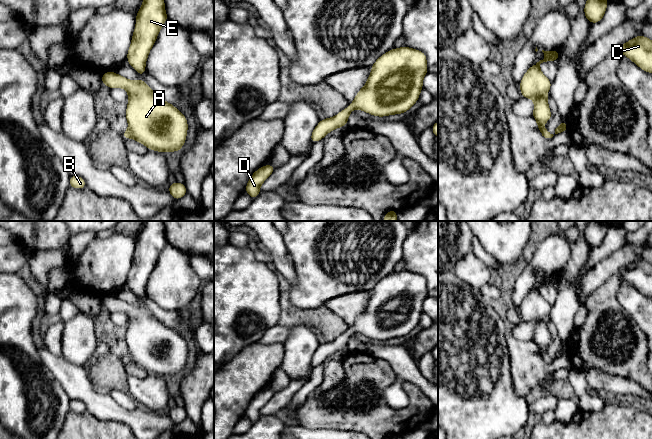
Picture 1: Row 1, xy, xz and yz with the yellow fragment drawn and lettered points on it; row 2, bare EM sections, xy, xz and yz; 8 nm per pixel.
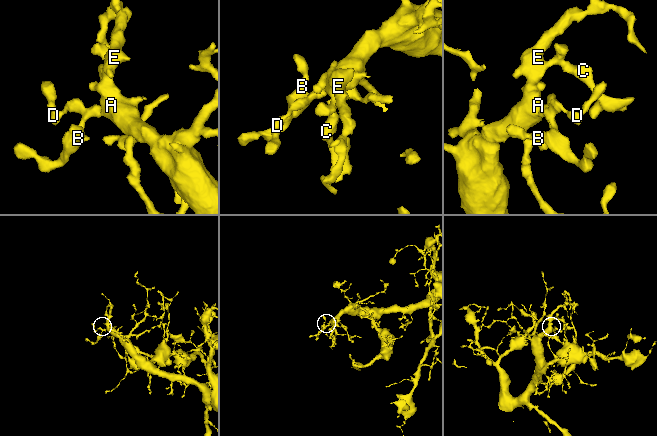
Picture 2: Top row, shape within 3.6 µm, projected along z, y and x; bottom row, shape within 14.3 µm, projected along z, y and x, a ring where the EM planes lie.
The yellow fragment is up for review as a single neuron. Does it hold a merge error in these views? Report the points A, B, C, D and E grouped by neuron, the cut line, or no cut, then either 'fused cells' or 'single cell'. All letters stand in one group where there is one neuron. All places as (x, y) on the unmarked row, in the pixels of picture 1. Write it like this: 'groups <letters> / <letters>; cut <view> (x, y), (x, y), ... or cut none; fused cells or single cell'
groups A B C D E; cut none; single cell

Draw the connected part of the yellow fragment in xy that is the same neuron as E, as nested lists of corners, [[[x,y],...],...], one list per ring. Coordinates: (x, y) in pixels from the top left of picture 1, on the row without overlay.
[[[144,221],[136,237],[136,249],[127,275],[127,285],[140,300],[146,297],[146,285],[157,260],[168,244],[163,221]]]

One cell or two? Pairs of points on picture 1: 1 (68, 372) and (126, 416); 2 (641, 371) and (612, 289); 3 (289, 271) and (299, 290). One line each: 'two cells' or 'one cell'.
1: one cell
2: one cell
3: two cells

